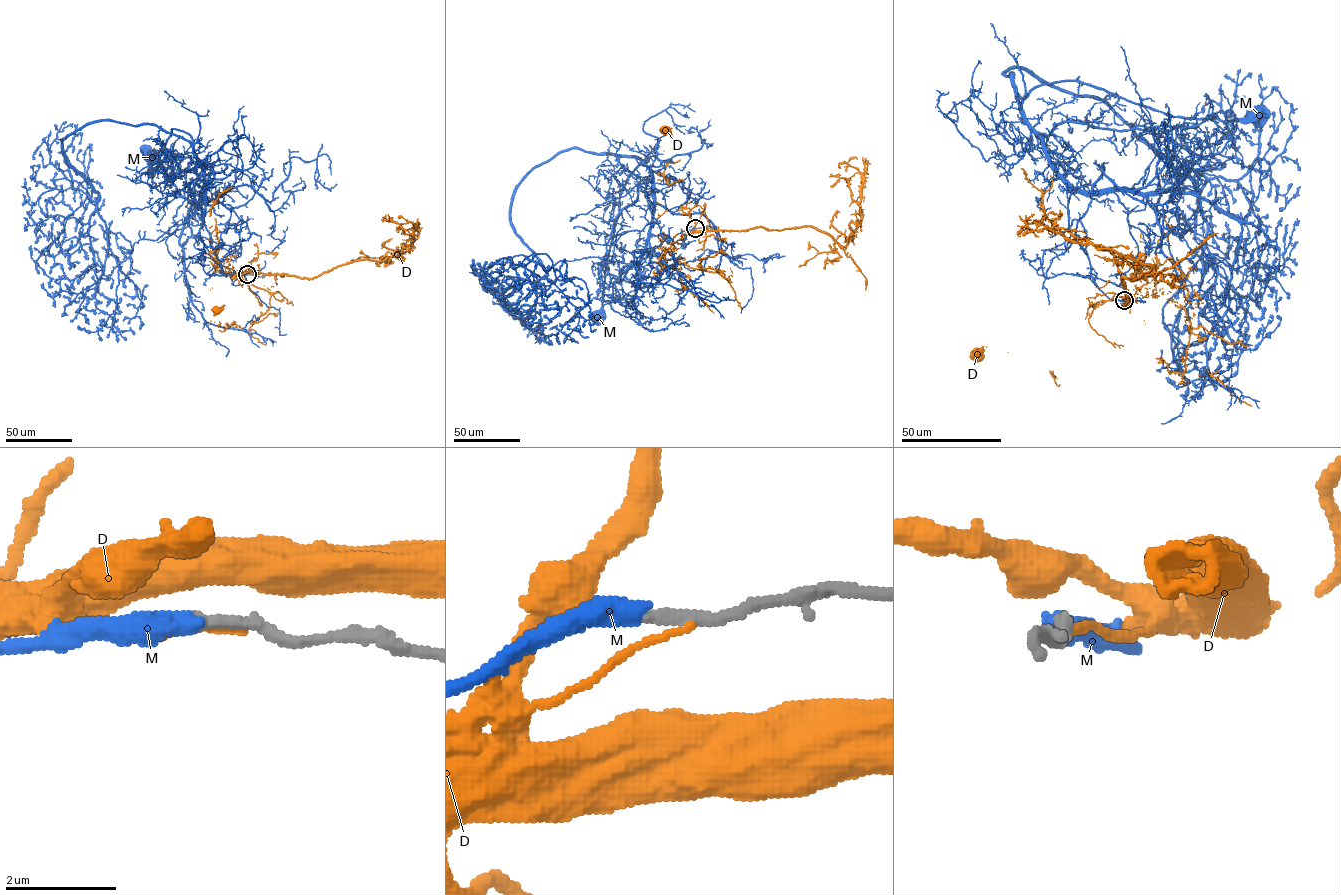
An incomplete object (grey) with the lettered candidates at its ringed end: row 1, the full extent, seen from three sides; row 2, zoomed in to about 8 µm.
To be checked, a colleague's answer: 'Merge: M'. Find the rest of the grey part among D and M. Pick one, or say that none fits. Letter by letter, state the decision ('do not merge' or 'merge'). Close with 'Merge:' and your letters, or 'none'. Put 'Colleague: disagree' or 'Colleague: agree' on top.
Colleague: agree
D: do not merge
M: merge
Merge: M

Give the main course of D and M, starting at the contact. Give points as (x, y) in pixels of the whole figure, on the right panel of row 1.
D: (1125, 300), (1114, 296), (1091, 305), (1053, 374), (1049, 370), (976, 356), (976, 353)
M: (1124, 299), (1144, 301), (1094, 280), (1071, 184), (1021, 101), (1075, 81), (1174, 116), (1255, 117)

